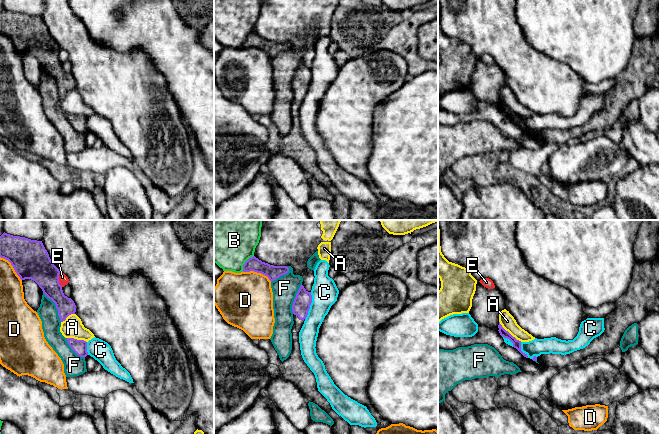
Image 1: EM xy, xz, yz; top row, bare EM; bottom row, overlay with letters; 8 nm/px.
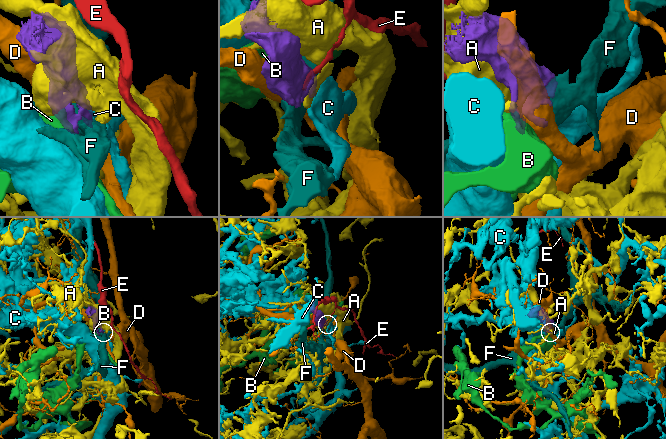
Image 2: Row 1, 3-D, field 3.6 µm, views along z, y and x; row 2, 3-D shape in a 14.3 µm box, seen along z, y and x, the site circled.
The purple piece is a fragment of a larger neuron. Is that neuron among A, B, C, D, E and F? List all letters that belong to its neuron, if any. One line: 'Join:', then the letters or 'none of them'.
Join: none of them

